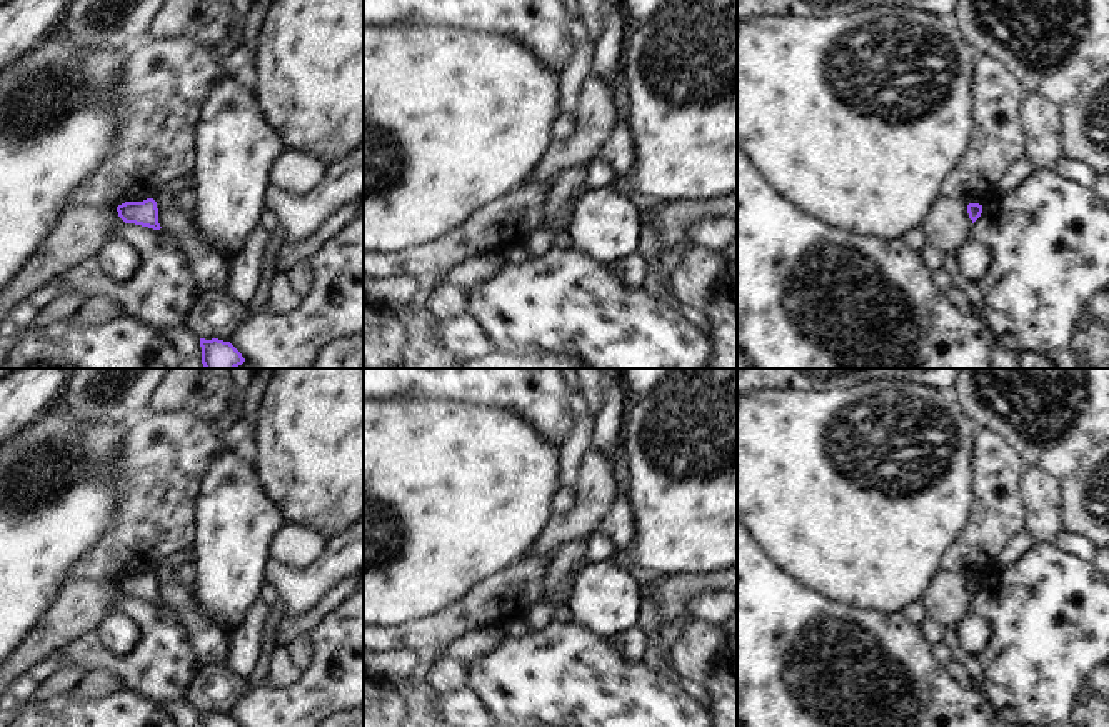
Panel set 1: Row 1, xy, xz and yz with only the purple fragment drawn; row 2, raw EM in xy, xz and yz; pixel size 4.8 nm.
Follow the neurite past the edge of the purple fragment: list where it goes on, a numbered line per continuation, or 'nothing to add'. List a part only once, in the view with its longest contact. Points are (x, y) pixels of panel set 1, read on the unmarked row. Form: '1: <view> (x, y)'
nothing to add

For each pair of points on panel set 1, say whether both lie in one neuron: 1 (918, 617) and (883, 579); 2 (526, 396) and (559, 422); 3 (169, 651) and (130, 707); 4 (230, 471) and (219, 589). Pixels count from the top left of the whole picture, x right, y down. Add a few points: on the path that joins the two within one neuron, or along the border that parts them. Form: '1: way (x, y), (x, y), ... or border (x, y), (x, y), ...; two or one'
1: border (918, 599), (899, 611); two
2: way (534, 397), (551, 414); one
3: border (124, 687), (162, 707); two
4: way (227, 501), (227, 559); one

